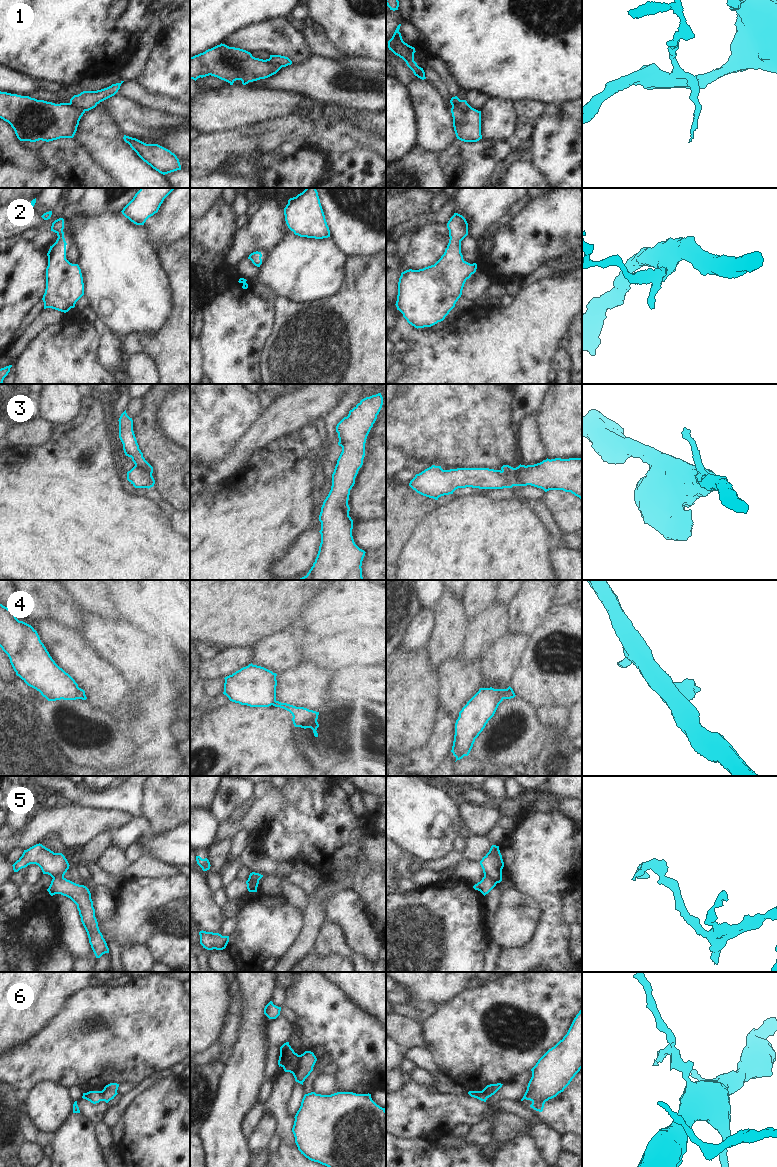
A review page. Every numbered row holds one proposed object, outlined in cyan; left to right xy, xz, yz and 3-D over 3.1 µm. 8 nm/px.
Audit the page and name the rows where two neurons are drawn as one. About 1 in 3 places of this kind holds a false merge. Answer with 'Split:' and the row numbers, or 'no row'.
Split: 1, 3, 4, 5, 6

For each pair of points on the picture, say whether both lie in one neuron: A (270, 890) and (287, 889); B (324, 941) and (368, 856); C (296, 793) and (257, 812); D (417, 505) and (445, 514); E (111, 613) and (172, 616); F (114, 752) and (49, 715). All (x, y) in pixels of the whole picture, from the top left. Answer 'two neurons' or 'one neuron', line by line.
A: two neurons
B: two neurons
C: two neurons
D: two neurons
E: two neurons
F: one neuron

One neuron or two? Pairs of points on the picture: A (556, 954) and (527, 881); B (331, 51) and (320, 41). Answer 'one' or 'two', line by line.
A: one
B: one

